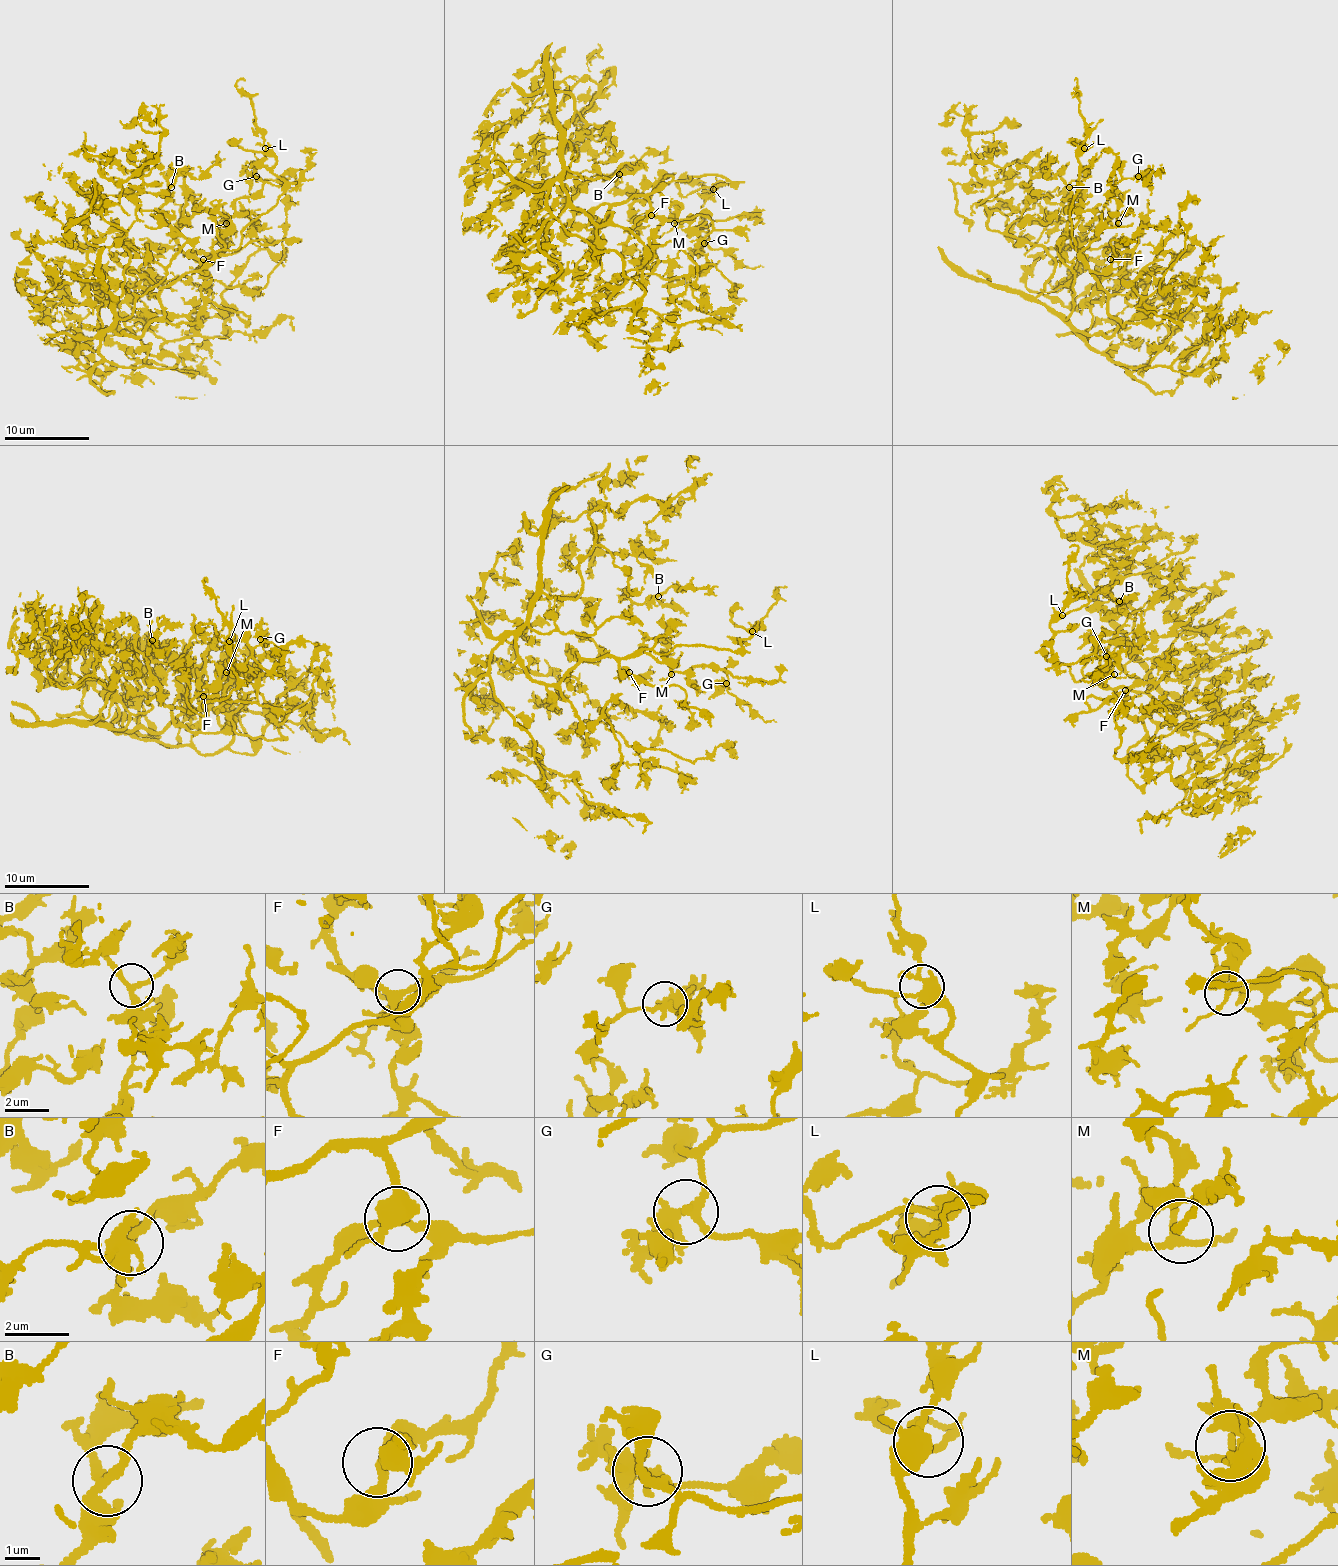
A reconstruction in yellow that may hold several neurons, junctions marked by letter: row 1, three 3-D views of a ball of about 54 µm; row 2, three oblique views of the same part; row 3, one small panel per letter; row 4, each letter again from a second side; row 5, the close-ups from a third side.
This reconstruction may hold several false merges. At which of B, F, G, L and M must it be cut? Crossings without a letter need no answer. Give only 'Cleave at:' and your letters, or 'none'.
Cleave at: none

